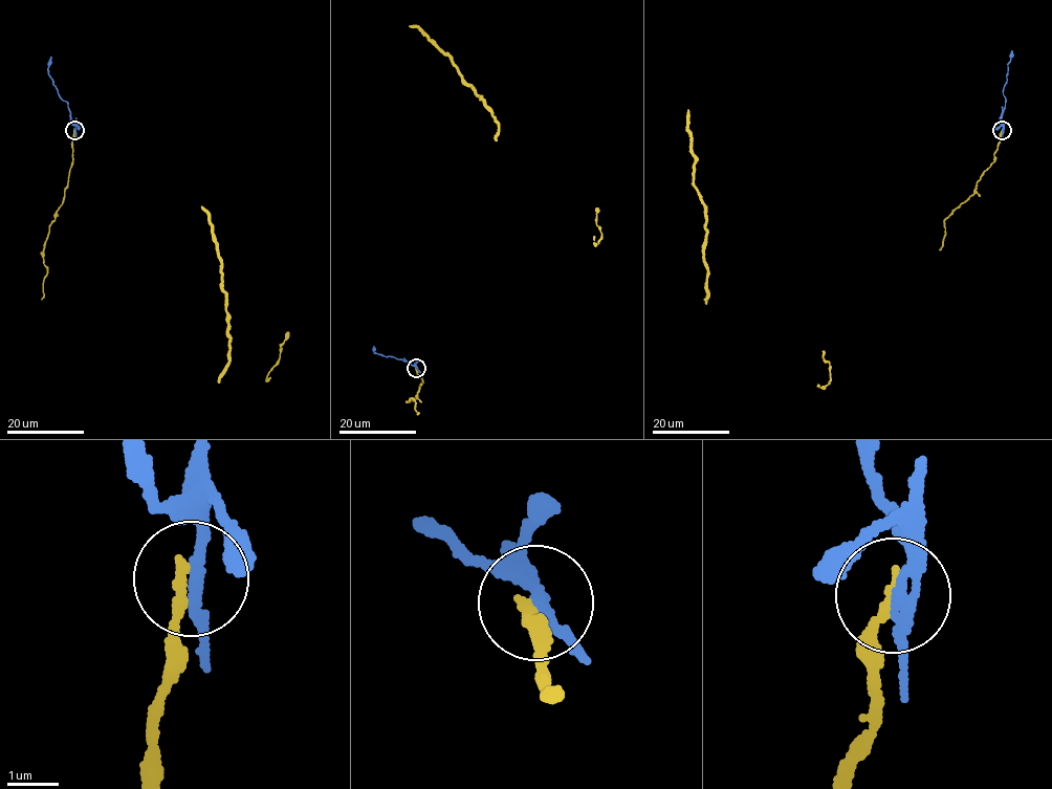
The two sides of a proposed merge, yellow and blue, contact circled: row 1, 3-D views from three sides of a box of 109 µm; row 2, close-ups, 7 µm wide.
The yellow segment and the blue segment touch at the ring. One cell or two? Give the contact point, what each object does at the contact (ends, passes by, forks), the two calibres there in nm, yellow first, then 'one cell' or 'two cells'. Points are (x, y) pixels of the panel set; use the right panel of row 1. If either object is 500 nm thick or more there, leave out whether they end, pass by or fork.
at (1002, 130); yellow ends there; blue passes by; 190 nm thick on the yellow side, 200 nm on the other; two cells

